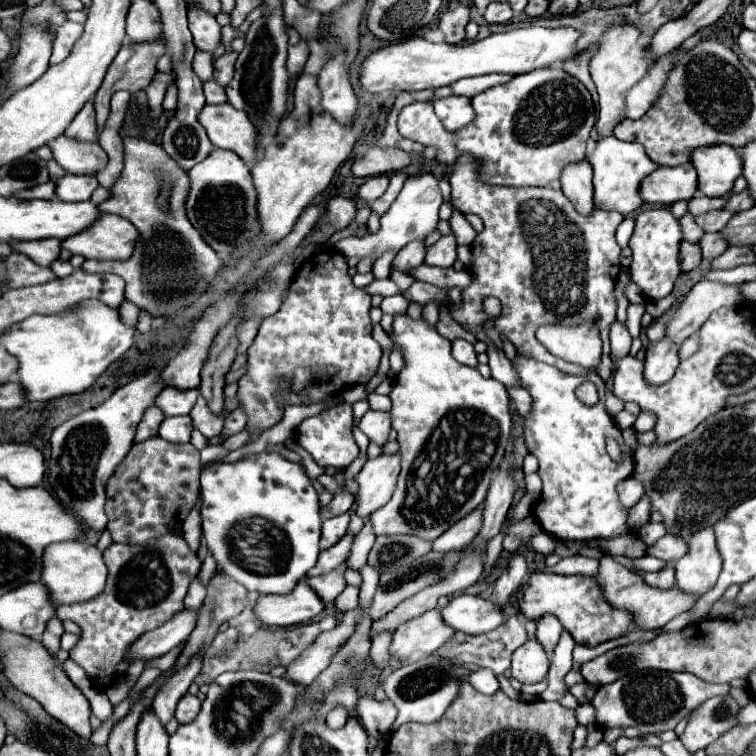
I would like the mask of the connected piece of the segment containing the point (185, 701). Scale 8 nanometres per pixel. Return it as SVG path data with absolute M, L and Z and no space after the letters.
M185 694L179 704L177 704L177 710L175 710L175 718L179 722L191 722L195 718L195 714L199 712L201 708L201 700L193 694Z

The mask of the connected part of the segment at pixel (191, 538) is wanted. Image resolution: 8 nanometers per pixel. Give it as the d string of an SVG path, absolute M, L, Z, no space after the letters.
M201 498L197 500L195 508L189 512L189 516L183 522L183 534L187 538L187 544L195 552L199 548L199 538L201 538L201 514L199 512L201 512Z

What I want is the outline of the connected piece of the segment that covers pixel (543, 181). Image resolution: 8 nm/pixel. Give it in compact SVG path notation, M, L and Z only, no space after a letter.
M543 68L543 70L533 70L527 74L513 76L507 84L493 86L493 88L473 96L471 104L475 110L475 120L457 132L449 132L443 128L443 122L435 116L431 102L409 104L399 114L399 132L401 132L401 136L405 136L409 140L421 142L423 146L433 146L437 150L435 158L447 166L453 166L459 156L471 154L477 160L477 164L481 160L479 180L489 186L515 188L549 186L551 180L559 178L561 168L565 164L583 160L585 142L587 142L589 132L595 124L595 106L593 106L591 94L585 90L585 86L577 78L567 74L565 70L553 70L553 68Z

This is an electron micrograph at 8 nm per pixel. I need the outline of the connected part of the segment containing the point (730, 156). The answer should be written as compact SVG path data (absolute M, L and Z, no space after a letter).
M723 144L695 150L691 162L699 176L699 192L713 198L729 194L743 170L741 154L733 146Z

